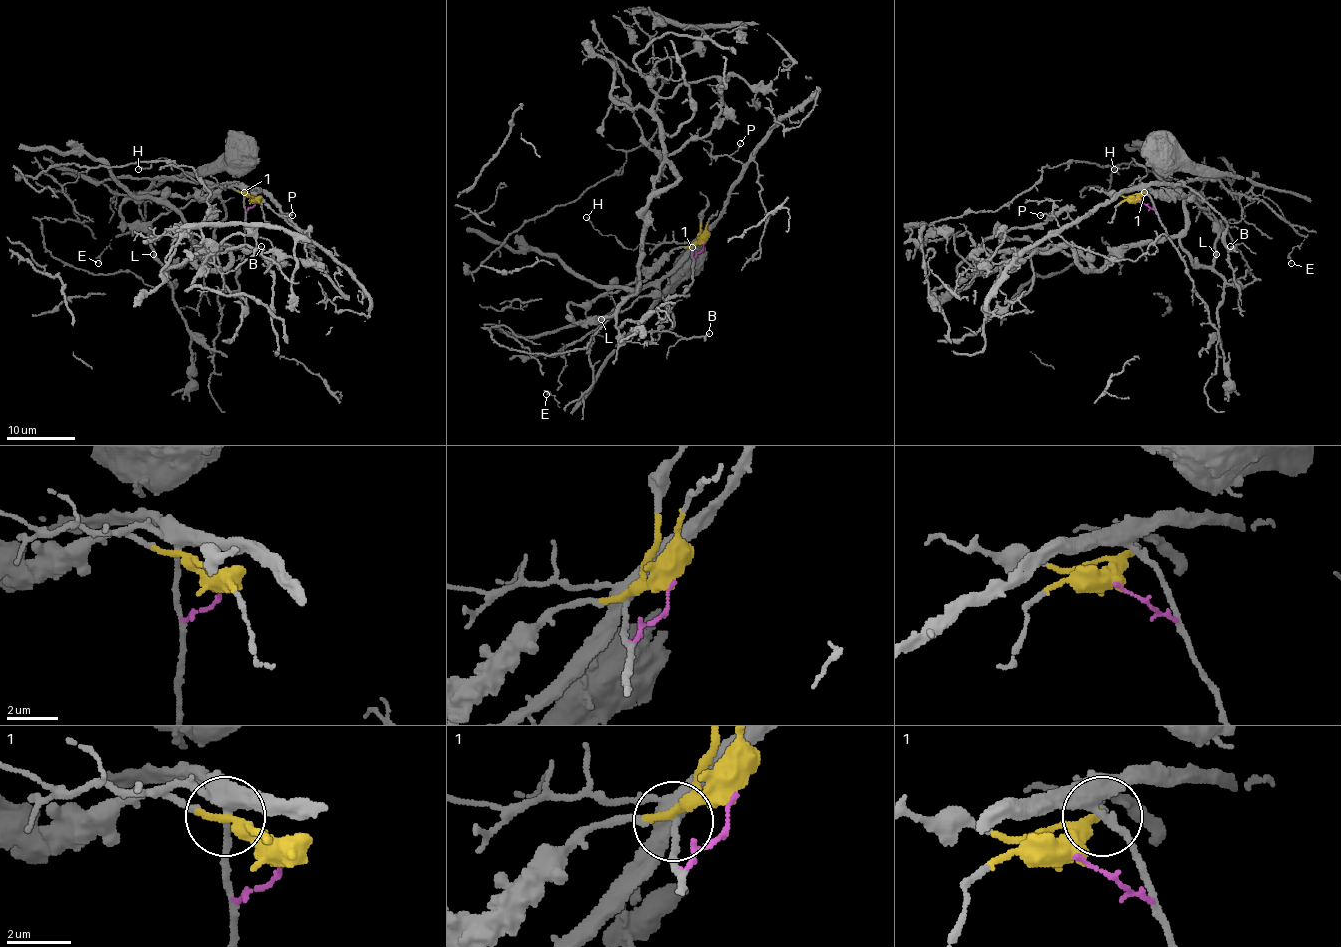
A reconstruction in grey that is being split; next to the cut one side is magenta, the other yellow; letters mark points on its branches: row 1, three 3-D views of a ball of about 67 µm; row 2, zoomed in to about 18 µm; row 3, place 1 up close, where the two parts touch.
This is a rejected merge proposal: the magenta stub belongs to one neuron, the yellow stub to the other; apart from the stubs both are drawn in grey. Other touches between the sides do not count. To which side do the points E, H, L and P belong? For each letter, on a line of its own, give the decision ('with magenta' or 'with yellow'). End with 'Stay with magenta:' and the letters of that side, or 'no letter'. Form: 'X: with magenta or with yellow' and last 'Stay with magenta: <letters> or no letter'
E: with magenta
H: with magenta
L: with yellow
P: with magenta
Stay with magenta: E, H, P

